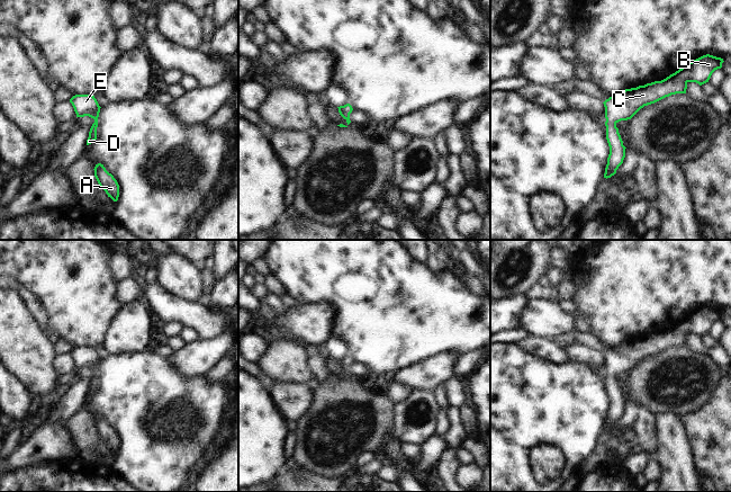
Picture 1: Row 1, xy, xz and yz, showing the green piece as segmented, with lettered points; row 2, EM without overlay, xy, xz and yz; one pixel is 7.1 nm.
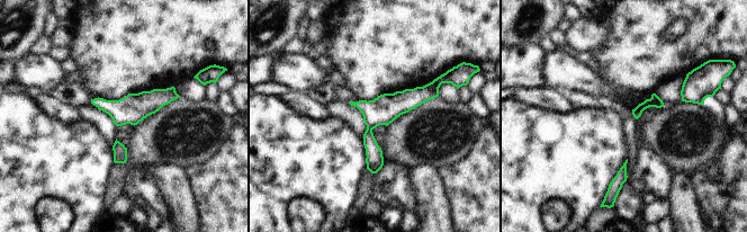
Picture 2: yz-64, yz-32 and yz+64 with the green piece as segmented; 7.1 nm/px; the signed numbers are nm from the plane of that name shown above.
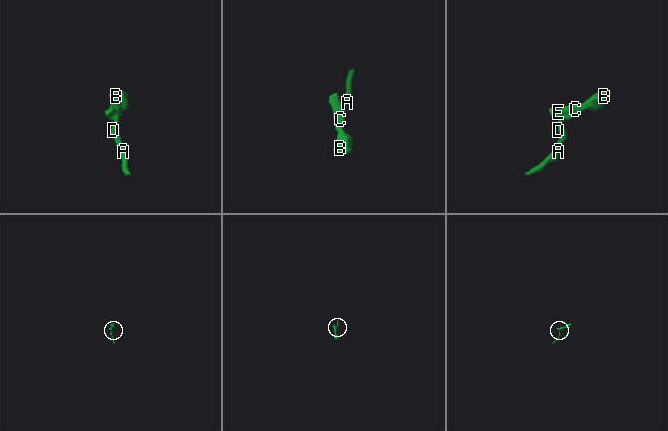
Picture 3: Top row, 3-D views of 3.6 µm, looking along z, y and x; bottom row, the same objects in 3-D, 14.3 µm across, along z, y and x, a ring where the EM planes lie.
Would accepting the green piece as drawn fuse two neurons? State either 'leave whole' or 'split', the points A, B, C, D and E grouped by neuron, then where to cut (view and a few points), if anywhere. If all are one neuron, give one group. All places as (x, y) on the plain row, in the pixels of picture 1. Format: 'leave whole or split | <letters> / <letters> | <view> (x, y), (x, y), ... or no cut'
leave whole | A B C D E | no cut

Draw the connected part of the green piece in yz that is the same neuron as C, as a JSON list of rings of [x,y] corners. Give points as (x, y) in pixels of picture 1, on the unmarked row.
[[[710,306],[703,307],[670,326],[661,333],[655,333],[637,340],[622,342],[610,349],[603,356],[605,359],[606,392],[610,406],[604,430],[616,426],[625,410],[625,399],[616,376],[631,372],[644,358],[655,356],[676,346],[686,346],[687,336],[696,334],[700,338],[709,334],[712,325],[722,320],[723,311]]]

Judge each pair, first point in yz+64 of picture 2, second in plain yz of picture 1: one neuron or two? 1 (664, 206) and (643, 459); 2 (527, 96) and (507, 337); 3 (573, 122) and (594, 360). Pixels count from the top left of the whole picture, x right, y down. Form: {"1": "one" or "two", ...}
{"1": "one", "2": "two", "3": "two"}

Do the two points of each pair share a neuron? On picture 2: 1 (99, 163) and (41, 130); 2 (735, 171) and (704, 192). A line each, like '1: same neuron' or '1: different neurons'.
1: same neuron
2: same neuron

